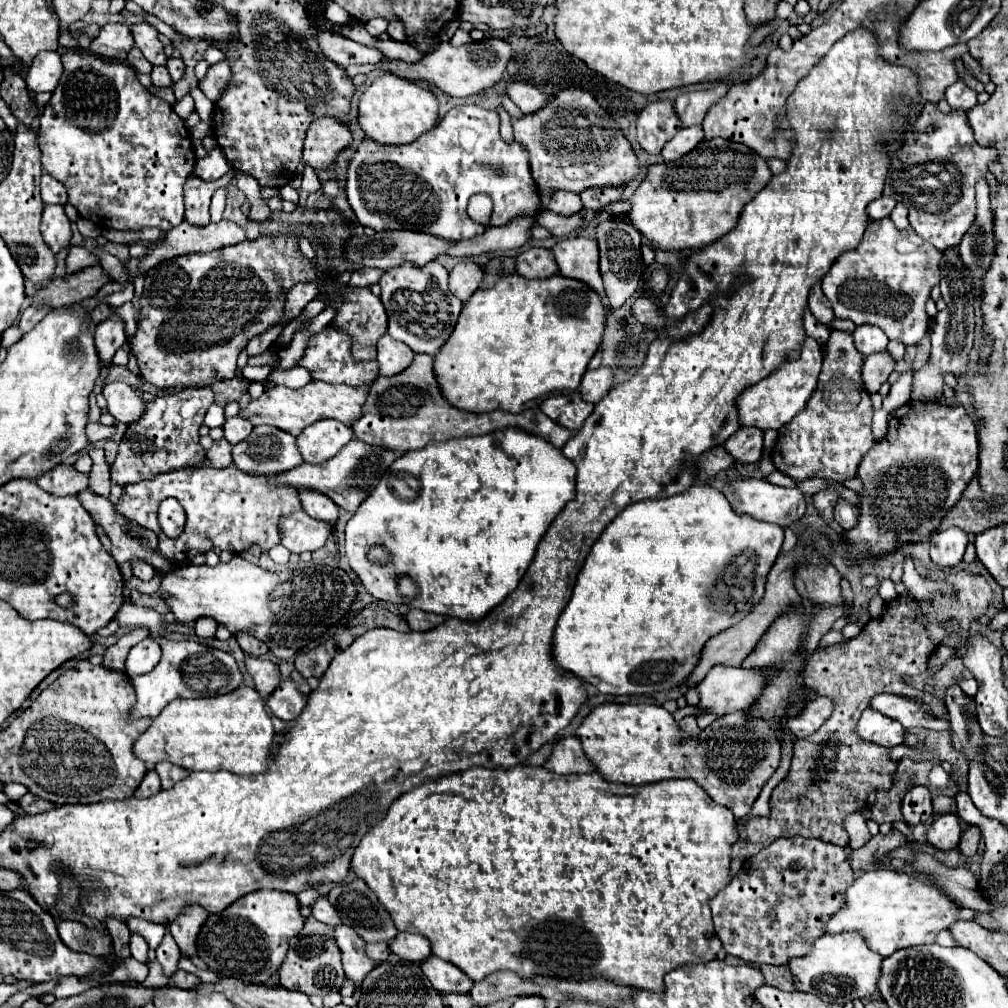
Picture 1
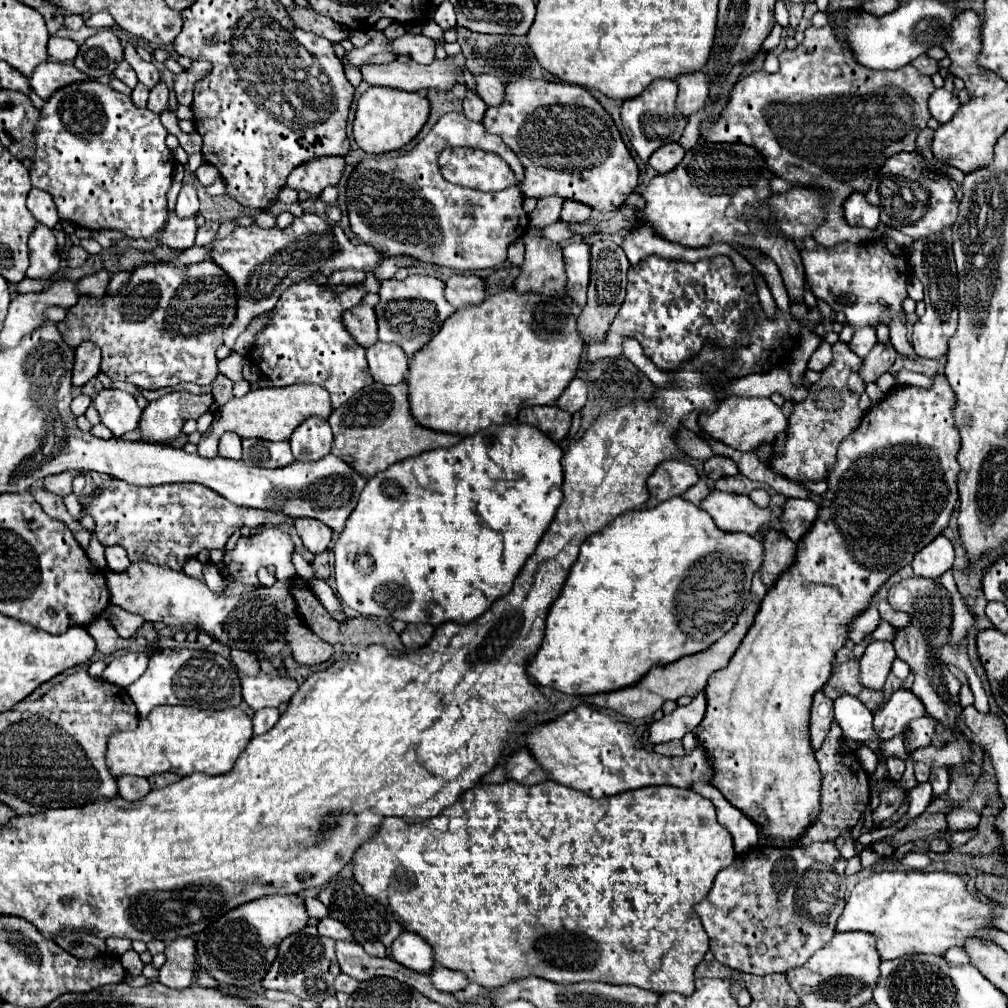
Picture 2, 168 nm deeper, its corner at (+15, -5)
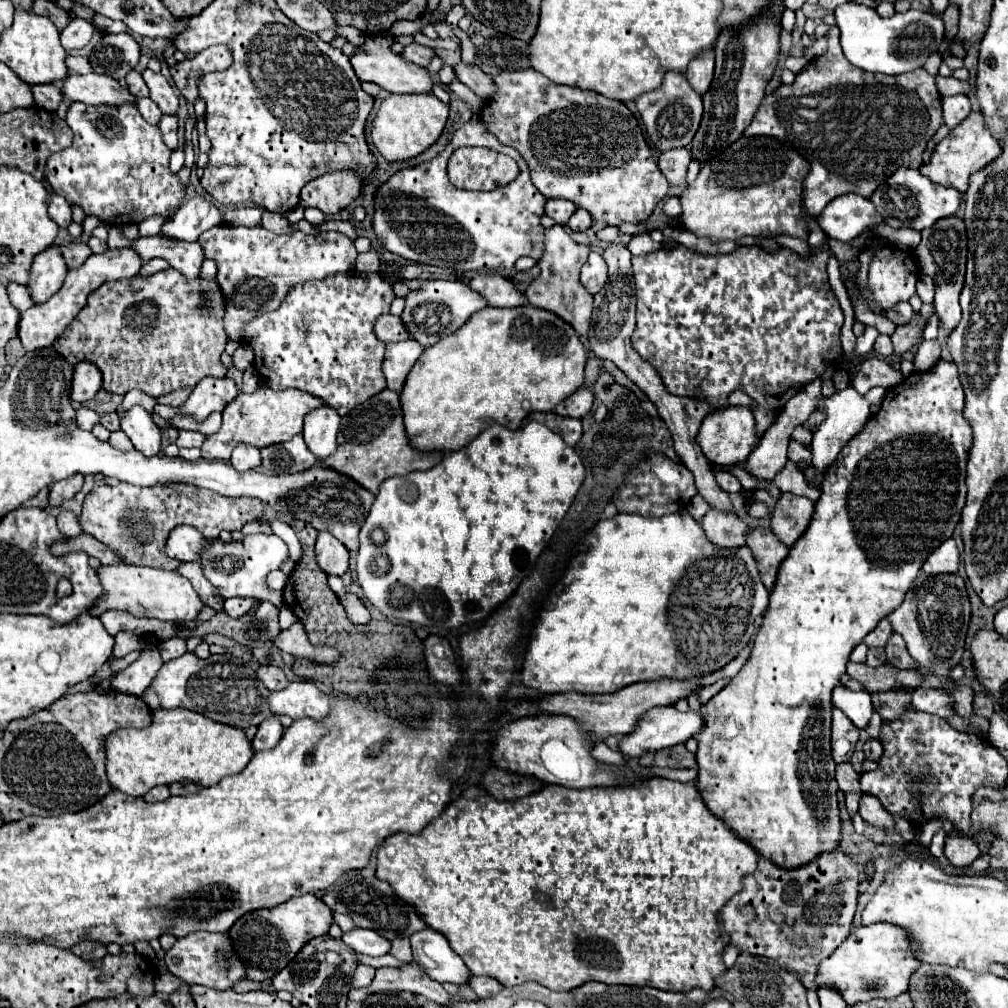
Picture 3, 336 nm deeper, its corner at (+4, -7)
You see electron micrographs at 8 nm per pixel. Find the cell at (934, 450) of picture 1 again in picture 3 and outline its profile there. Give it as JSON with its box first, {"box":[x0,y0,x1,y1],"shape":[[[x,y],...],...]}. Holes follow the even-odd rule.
{"box":[694,360,972,868],"shape":[[[938,360],[938,364],[928,372],[912,372],[904,382],[900,382],[894,390],[888,388],[886,396],[880,404],[880,410],[868,420],[868,424],[858,432],[850,442],[848,448],[842,448],[840,462],[834,462],[824,476],[824,484],[820,488],[820,498],[816,502],[816,512],[812,518],[812,524],[804,532],[804,538],[800,538],[788,558],[782,562],[778,570],[776,586],[770,594],[770,604],[764,614],[764,622],[760,630],[754,636],[754,648],[748,658],[748,662],[742,666],[742,670],[710,700],[700,708],[700,714],[704,716],[704,728],[694,736],[698,740],[698,790],[710,808],[718,818],[724,818],[728,826],[740,838],[744,838],[756,852],[772,862],[776,862],[782,868],[798,868],[810,860],[814,860],[818,854],[834,850],[838,842],[842,840],[842,826],[840,826],[840,812],[836,802],[836,762],[830,754],[830,716],[832,716],[832,702],[830,694],[840,684],[840,678],[846,672],[846,662],[850,658],[850,652],[864,640],[868,632],[872,632],[878,622],[888,616],[892,610],[896,610],[908,588],[914,584],[920,566],[924,560],[936,550],[942,542],[952,538],[956,524],[960,522],[962,508],[966,504],[966,460],[972,446],[972,426],[962,414],[964,410],[964,390],[958,380],[958,370],[954,362]]]}

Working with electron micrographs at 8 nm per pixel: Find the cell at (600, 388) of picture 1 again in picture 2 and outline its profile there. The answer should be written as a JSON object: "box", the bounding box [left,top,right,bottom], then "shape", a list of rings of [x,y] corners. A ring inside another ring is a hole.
{"box":[555,378,587,414],"shape":[[[573,378],[571,384],[565,388],[565,392],[557,398],[555,406],[575,414],[585,406],[585,402],[587,402],[587,382],[581,378]]]}

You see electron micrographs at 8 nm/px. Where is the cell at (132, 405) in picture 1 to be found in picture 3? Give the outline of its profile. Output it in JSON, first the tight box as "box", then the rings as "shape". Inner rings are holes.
{"box":[120,406,160,456],"shape":[[[132,406],[120,418],[120,426],[124,434],[132,440],[134,448],[144,452],[146,456],[154,456],[160,452],[160,430],[152,420],[152,414],[142,406]]]}

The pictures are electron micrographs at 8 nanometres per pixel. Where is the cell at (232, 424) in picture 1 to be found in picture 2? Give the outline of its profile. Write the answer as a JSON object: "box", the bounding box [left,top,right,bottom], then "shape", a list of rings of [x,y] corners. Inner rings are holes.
{"box":[219,432,241,460],"shape":[[[233,432],[223,434],[221,442],[219,442],[219,456],[241,460],[241,438]]]}

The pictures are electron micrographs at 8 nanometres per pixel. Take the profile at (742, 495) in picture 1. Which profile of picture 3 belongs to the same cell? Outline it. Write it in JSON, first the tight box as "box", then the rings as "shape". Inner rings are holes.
{"box":[700,508,748,548],"shape":[[[712,508],[700,524],[708,534],[708,540],[712,540],[716,546],[734,548],[746,544],[748,526],[736,512],[722,512]]]}

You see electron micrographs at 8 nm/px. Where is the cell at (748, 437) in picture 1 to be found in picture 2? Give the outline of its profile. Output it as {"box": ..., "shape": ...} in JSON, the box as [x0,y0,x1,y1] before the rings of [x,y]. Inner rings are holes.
{"box":[703,456,739,480],"shape":[[[713,456],[703,466],[705,466],[705,474],[707,474],[709,480],[719,480],[719,478],[735,476],[739,472],[737,464],[731,458],[723,458],[723,456]]]}

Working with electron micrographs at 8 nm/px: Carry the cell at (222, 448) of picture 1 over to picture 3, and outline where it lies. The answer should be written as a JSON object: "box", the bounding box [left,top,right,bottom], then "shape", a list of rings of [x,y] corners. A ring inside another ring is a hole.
{"box":[202,386,324,460],"shape":[[[260,386],[254,394],[238,394],[226,408],[224,408],[224,418],[222,418],[222,428],[208,436],[204,446],[202,446],[202,456],[208,460],[228,460],[236,444],[246,442],[256,448],[272,446],[286,442],[294,438],[296,434],[302,434],[302,422],[304,416],[316,408],[324,406],[320,398],[302,392],[302,390],[272,390],[268,386]]]}

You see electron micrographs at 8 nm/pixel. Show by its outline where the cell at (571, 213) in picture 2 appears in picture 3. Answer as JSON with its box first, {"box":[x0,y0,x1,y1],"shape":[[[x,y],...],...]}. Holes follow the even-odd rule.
{"box":[568,208,592,230],"shape":[[[578,208],[578,210],[572,214],[572,218],[568,220],[568,226],[570,226],[572,230],[586,230],[586,228],[590,228],[590,224],[592,224],[592,216],[590,216],[588,210],[584,210],[584,208]]]}

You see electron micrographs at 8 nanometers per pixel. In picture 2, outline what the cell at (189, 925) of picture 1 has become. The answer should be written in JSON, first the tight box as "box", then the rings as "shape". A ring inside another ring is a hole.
{"box":[159,938,195,990],"shape":[[[177,938],[173,940],[167,950],[165,950],[167,962],[159,970],[159,982],[183,990],[191,986],[191,976],[193,976],[193,964],[195,964],[195,944],[193,938]]]}

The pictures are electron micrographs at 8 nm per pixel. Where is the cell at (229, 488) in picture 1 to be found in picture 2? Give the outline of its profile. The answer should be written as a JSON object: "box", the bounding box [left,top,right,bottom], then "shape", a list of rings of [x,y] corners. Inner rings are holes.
{"box":[81,478,287,570],"shape":[[[115,478],[107,480],[101,492],[95,492],[85,500],[85,508],[81,514],[89,514],[95,520],[95,534],[103,546],[123,546],[131,562],[145,560],[149,564],[159,564],[173,570],[183,570],[183,564],[189,558],[195,558],[203,548],[207,550],[225,548],[229,536],[243,526],[255,530],[259,526],[265,526],[267,522],[279,524],[287,520],[287,516],[281,516],[277,512],[237,506],[201,484],[163,484],[153,488],[137,488],[133,484],[125,484],[123,480],[115,480]]]}

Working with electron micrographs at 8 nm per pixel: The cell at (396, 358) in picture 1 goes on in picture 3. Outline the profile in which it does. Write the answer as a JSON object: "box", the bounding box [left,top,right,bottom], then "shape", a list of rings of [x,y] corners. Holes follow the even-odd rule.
{"box":[382,340,424,392],"shape":[[[414,340],[386,344],[382,370],[384,370],[384,376],[388,380],[390,390],[402,392],[406,376],[412,370],[412,366],[416,364],[416,360],[420,358],[422,352],[424,352],[424,348]]]}

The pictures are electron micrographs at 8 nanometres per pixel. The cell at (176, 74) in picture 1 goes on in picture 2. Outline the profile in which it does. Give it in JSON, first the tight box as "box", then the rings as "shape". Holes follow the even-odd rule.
{"box":[147,82,169,114],"shape":[[[161,82],[157,84],[157,88],[151,90],[149,94],[149,102],[147,102],[147,108],[155,114],[161,114],[163,110],[167,110],[167,98],[169,98],[169,92],[167,92],[167,86]]]}

